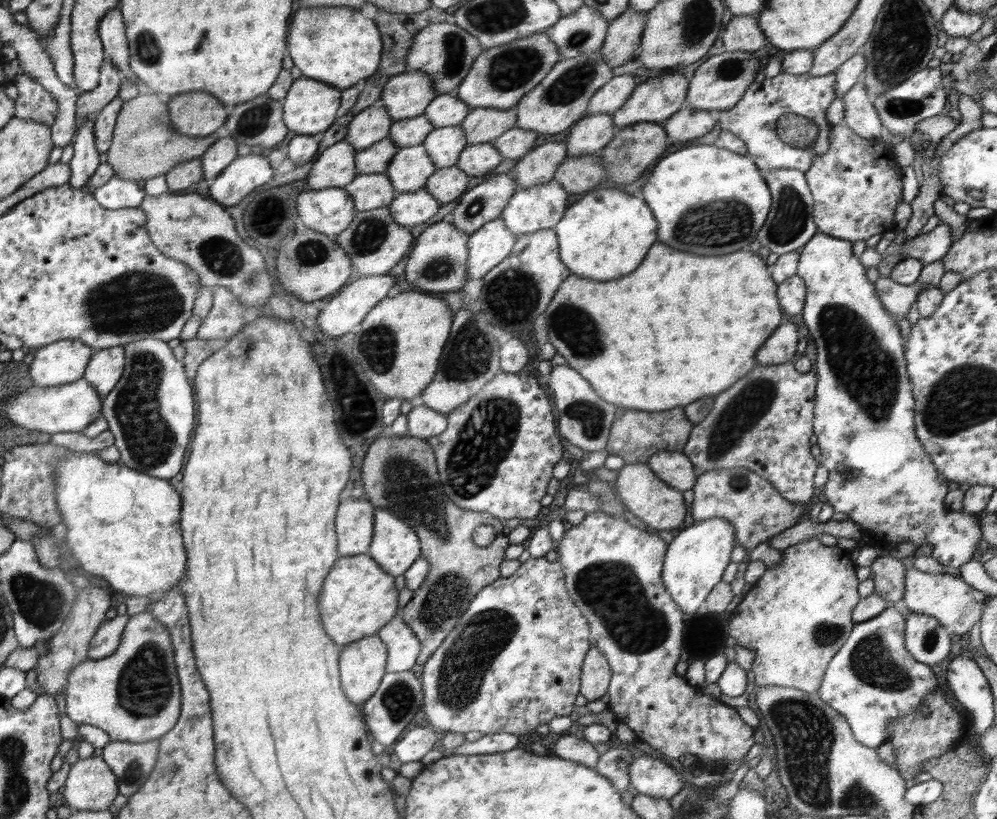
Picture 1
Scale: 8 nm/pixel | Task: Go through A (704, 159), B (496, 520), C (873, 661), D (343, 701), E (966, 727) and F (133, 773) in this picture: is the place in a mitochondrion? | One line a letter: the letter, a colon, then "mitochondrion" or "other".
A: other
B: other
C: mitochondrion
D: other
E: other
F: mitochondrion

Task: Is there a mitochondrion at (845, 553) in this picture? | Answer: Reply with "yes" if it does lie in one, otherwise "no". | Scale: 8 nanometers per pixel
no

